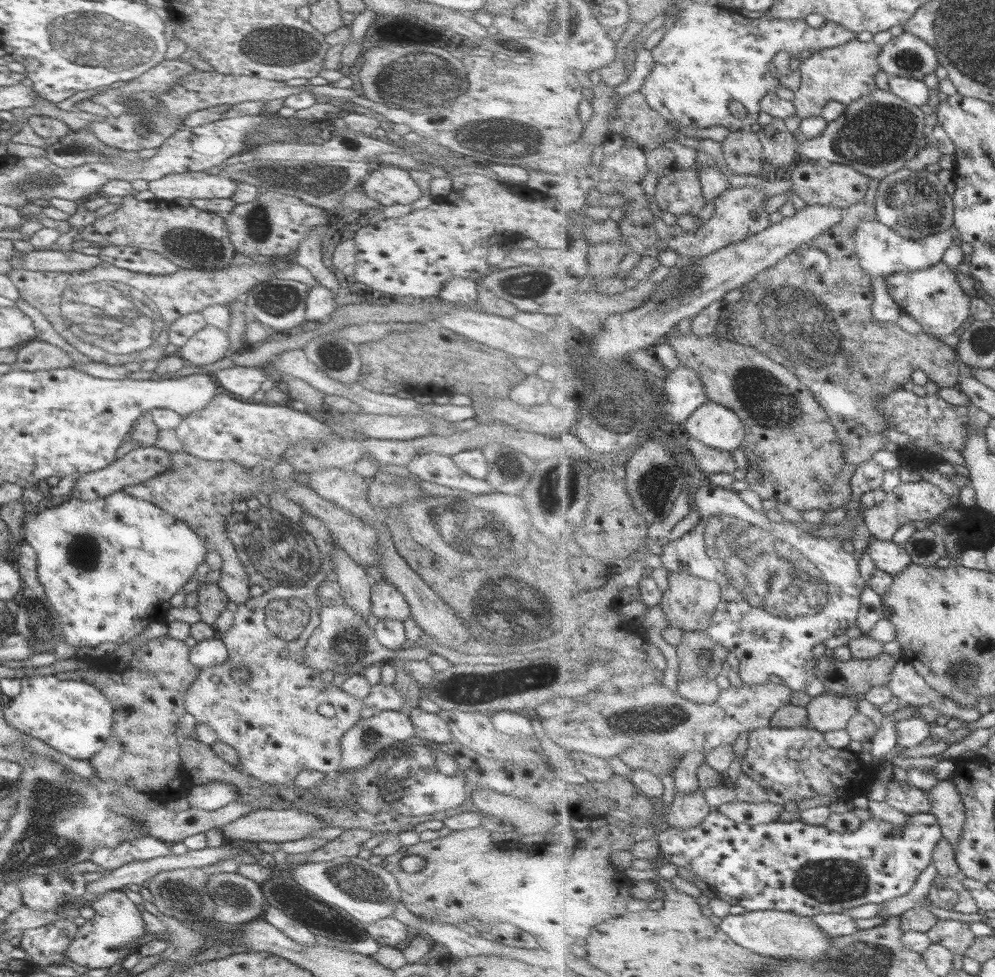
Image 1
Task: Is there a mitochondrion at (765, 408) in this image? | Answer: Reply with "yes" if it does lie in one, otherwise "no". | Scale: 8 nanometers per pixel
yes

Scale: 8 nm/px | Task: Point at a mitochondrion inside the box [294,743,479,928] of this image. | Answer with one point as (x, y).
(369, 890)

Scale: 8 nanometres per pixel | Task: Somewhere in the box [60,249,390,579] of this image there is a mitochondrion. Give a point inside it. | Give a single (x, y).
(110, 307)

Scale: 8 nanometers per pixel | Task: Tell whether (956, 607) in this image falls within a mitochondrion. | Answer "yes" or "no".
no

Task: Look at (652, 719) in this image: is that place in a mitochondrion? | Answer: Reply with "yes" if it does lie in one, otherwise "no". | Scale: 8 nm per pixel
yes

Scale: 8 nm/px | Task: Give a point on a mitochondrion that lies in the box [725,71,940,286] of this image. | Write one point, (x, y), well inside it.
(877, 136)

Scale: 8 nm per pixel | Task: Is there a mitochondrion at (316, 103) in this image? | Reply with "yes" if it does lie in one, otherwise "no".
no

